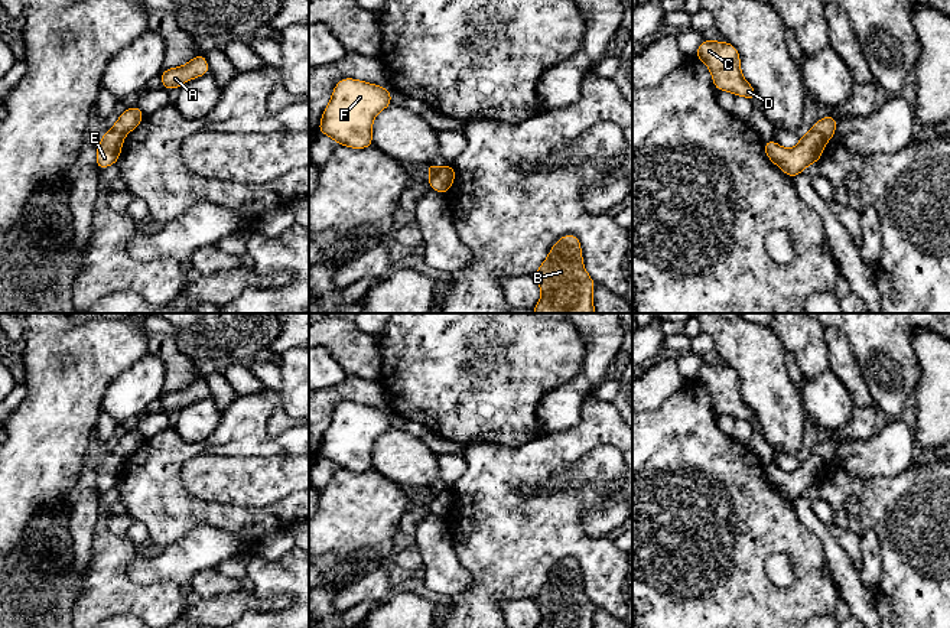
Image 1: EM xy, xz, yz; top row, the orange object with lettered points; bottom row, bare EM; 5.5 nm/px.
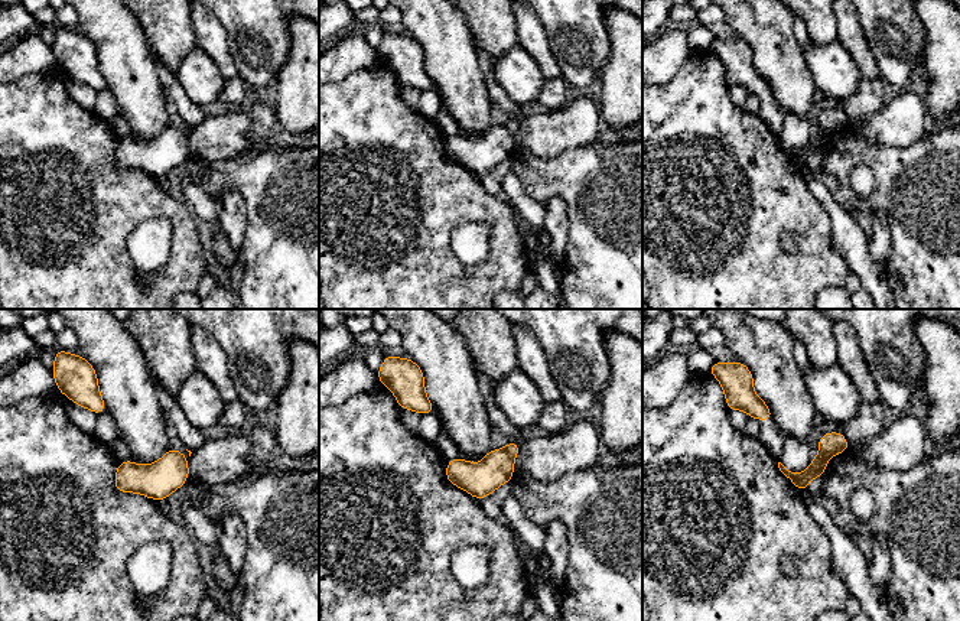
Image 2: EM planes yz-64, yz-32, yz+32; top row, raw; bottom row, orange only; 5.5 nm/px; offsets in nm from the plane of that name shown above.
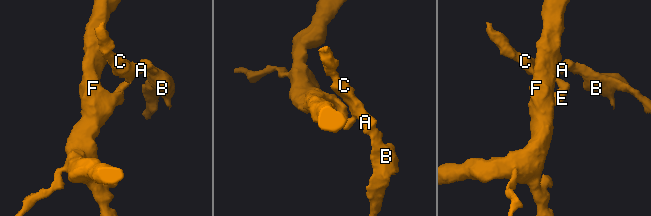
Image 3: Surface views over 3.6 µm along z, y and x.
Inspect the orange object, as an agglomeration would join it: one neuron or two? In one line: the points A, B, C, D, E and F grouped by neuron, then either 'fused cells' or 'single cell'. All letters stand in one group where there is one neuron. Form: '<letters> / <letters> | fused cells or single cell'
A B C D / E F | fused cells

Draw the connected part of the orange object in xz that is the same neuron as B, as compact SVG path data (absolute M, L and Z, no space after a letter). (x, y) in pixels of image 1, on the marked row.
M576 235L557 240L533 277L541 289L534 313L595 313L592 295L596 283L585 270Z

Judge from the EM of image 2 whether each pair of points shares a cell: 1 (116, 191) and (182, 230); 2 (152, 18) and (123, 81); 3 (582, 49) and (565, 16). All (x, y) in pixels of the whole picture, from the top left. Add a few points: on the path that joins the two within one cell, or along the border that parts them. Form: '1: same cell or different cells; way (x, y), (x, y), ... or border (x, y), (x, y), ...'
1: same cell; way (134, 197), (163, 204), (171, 211)
2: different cells; border (133, 15), (143, 31), (145, 41), (155, 59)
3: same cell; way (579, 41), (573, 25)

